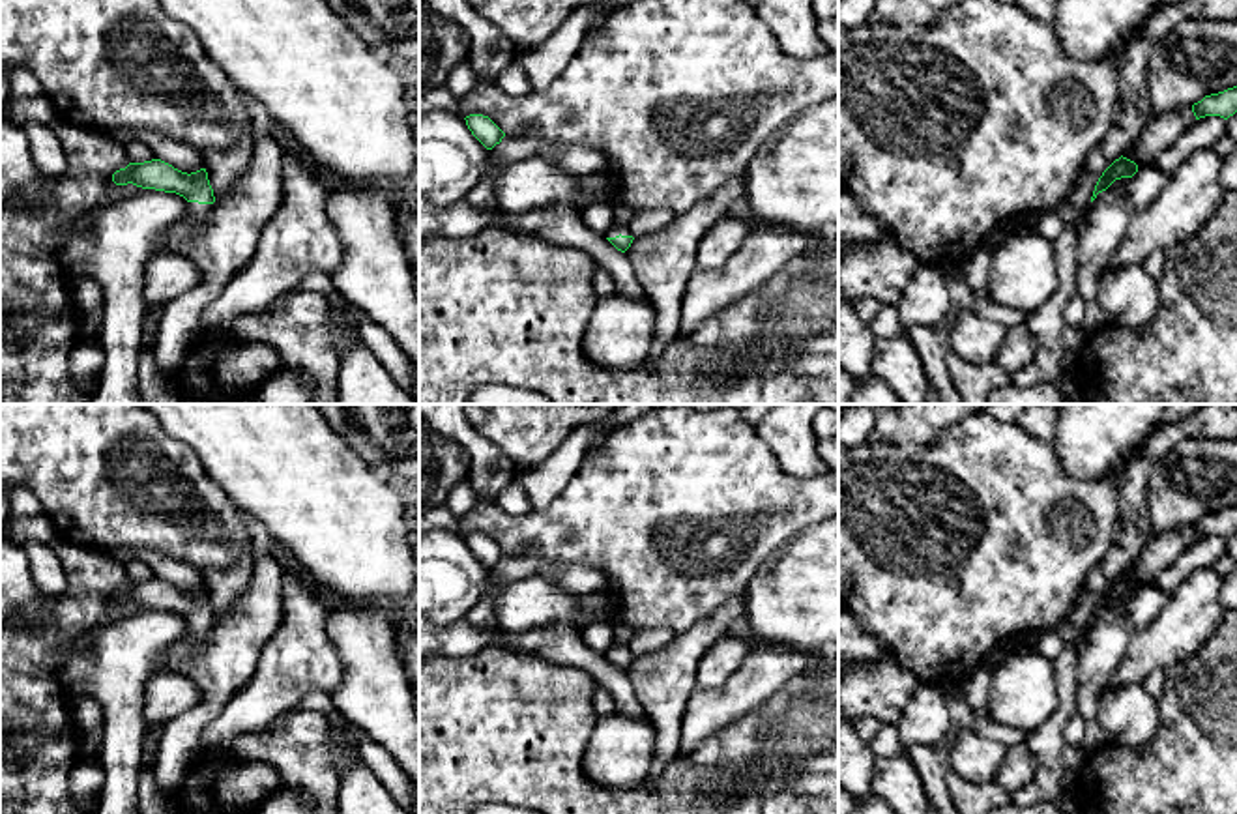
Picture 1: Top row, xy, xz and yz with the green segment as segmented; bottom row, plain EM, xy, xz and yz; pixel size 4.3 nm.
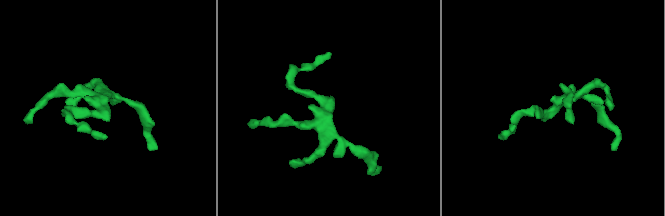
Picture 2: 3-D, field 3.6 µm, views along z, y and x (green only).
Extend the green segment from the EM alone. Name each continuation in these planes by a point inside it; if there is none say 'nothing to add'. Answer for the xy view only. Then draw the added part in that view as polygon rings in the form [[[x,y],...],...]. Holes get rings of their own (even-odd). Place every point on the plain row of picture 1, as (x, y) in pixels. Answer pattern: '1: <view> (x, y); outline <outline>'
1: xy (197, 631); outline [[[189,621],[185,638],[191,638],[196,646],[202,646],[211,629],[213,623]]]

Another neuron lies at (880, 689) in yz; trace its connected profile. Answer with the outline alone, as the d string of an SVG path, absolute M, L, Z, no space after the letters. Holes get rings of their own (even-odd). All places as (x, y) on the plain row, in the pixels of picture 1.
M893 655L878 661L838 661L840 720L870 717L896 726L919 685L919 677Z

